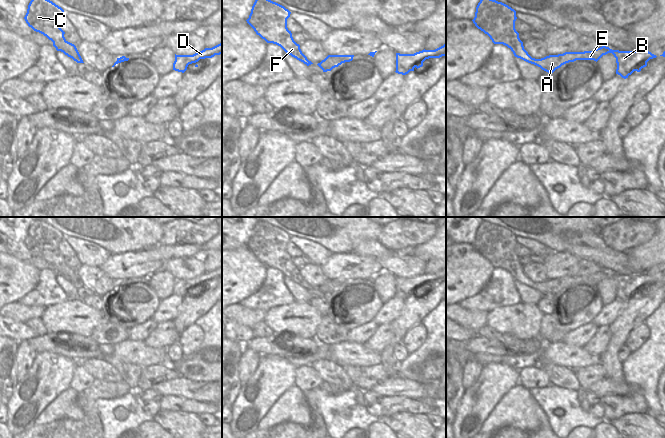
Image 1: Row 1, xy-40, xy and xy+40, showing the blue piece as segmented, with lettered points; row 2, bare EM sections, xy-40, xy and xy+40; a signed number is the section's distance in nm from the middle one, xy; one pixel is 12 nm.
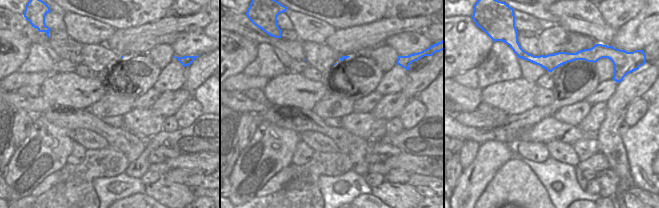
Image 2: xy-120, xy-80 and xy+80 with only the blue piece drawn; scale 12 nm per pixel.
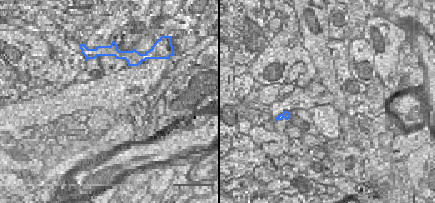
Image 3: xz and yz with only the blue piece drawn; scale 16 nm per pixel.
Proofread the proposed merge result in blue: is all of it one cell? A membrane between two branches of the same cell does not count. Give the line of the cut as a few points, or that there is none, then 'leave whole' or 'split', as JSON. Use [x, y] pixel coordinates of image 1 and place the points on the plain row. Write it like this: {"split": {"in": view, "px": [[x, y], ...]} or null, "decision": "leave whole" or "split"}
{"split": {"in": "xy+40", "px": [[531, 282], [533, 287]]}, "decision": "split"}

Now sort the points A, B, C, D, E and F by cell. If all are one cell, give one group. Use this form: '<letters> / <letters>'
A B D E / C F

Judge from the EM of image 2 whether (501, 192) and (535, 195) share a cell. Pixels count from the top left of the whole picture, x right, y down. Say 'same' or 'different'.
same

